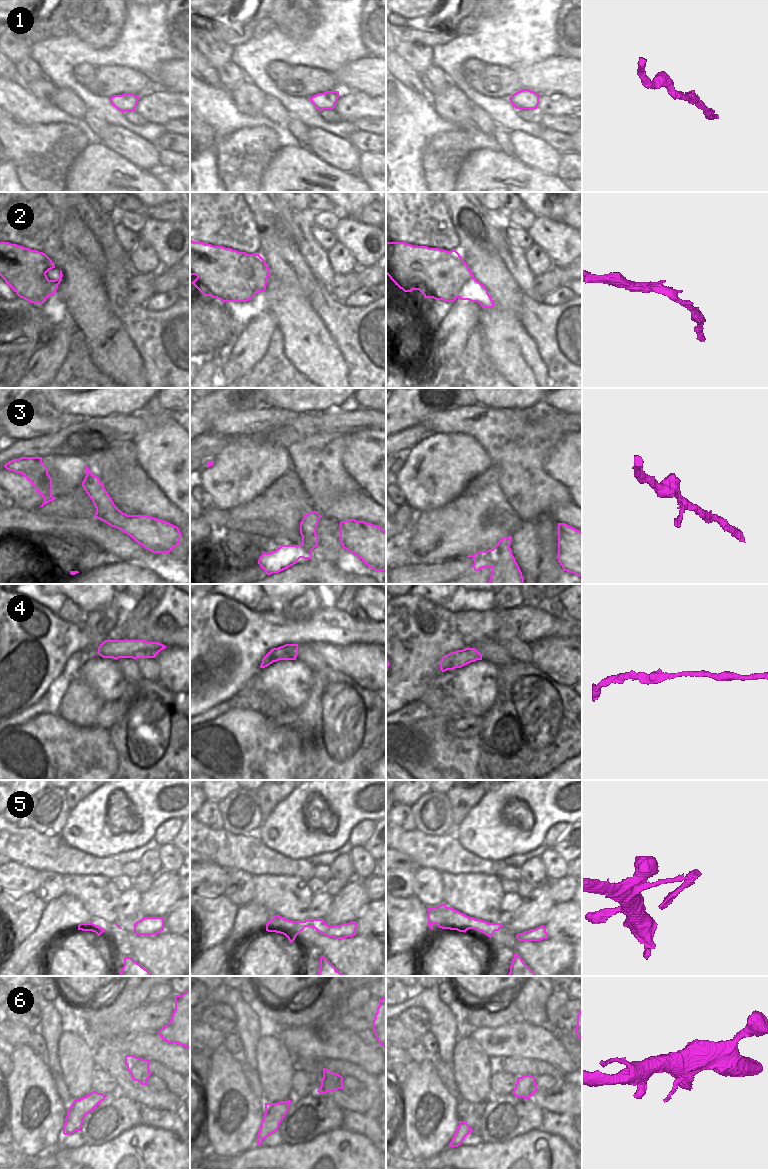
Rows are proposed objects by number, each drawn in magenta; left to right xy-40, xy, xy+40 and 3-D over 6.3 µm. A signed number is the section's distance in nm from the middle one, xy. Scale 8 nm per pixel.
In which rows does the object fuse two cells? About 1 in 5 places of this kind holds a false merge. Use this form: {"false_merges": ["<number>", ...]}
{"false_merges": []}

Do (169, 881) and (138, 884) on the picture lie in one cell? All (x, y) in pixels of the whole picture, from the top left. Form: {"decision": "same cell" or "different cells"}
{"decision": "different cells"}

